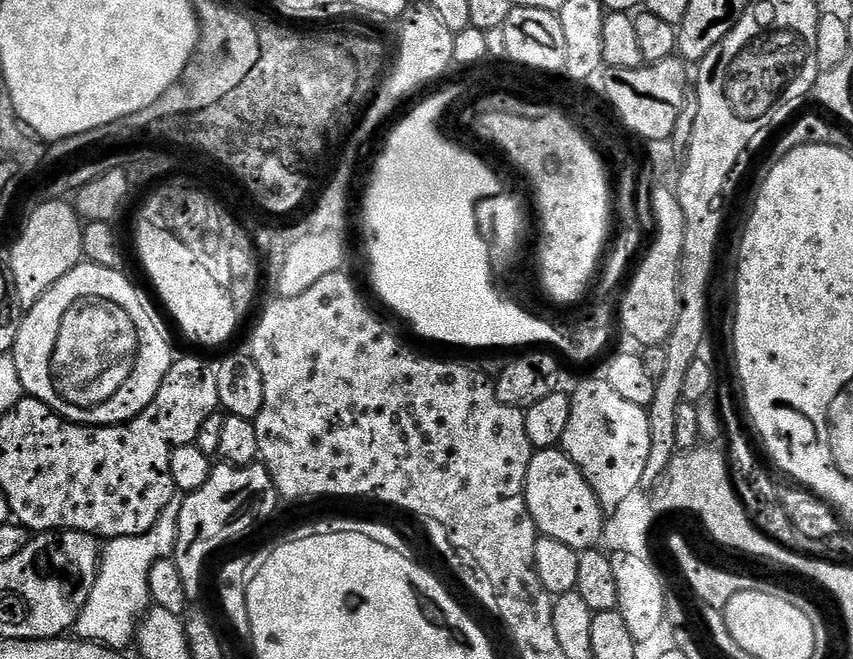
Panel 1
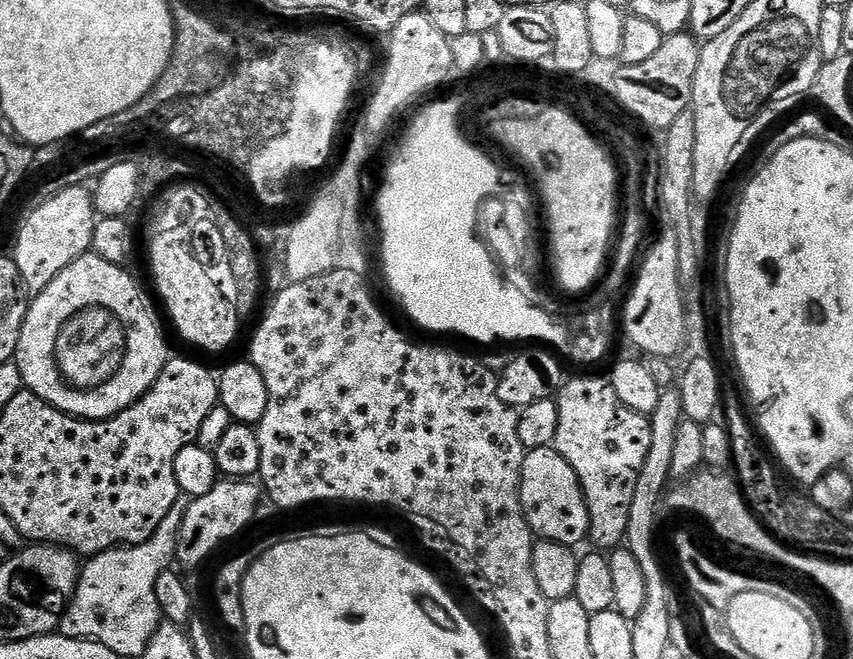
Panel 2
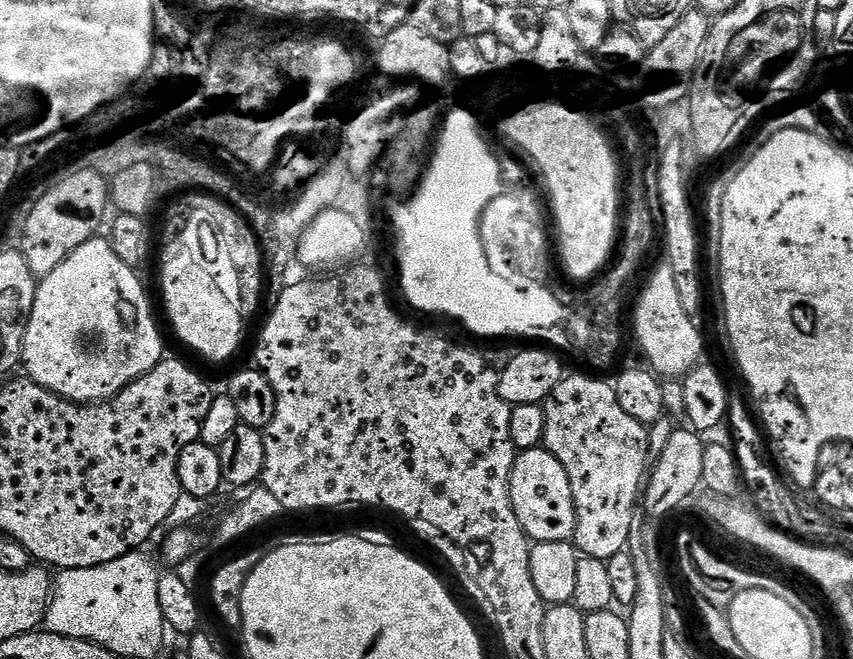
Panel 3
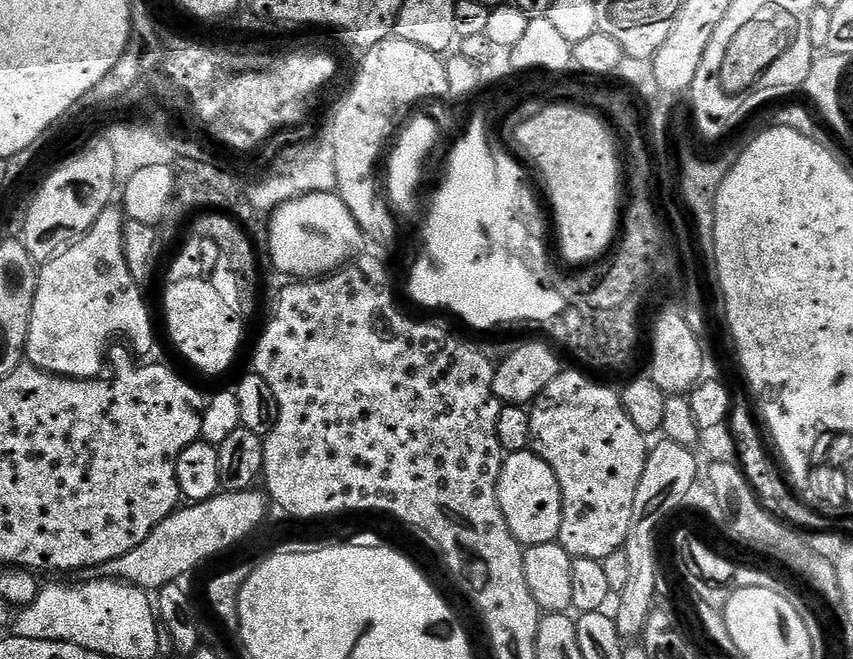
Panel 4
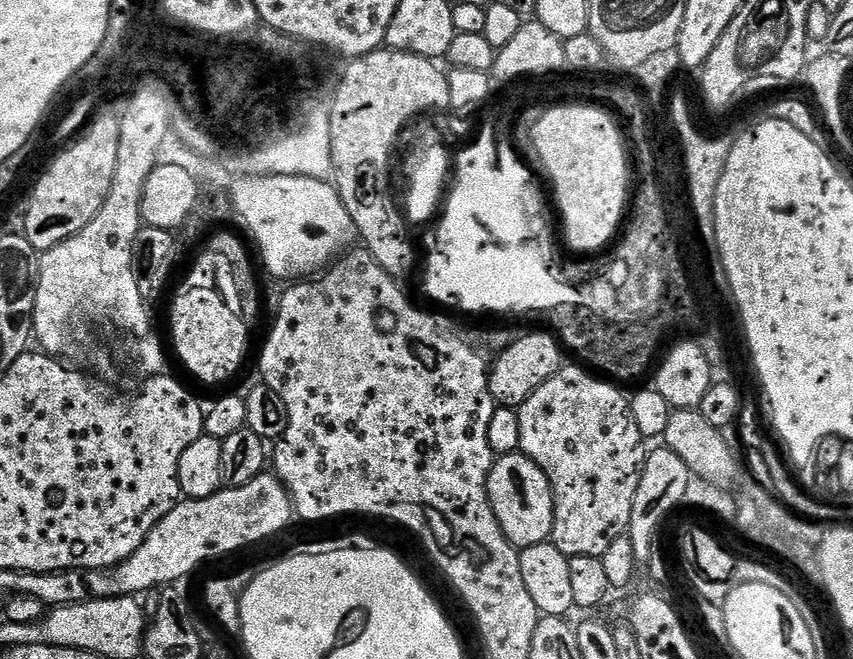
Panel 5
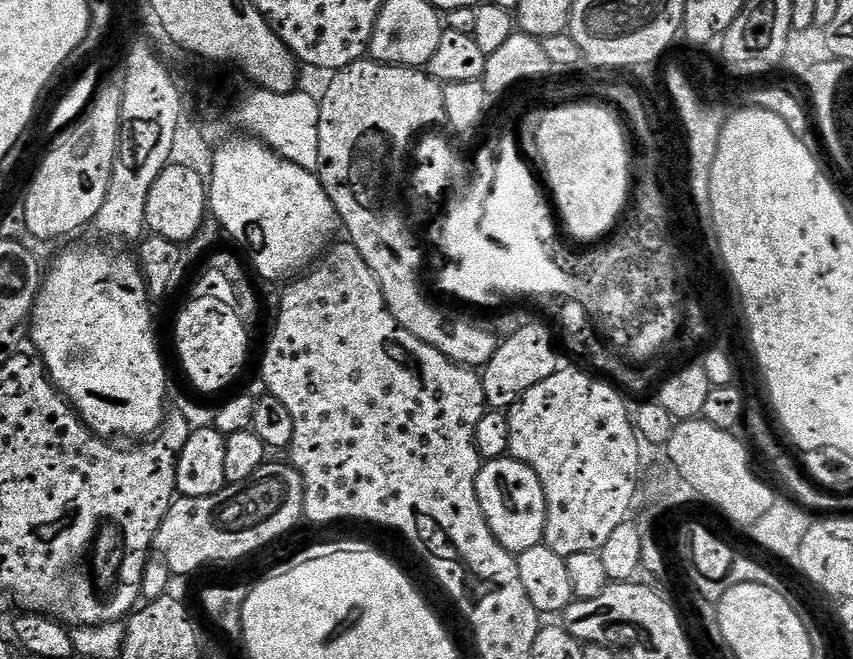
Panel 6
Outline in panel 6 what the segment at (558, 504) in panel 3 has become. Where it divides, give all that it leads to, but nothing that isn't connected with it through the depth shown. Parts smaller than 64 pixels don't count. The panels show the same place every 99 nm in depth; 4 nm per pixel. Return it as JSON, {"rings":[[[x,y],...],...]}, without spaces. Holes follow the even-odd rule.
{"rings":[[[506,455],[501,460],[489,460],[481,463],[480,473],[476,479],[478,490],[478,506],[482,506],[482,514],[498,542],[507,552],[519,554],[522,550],[530,550],[530,546],[538,546],[544,542],[546,526],[546,494],[542,494],[542,482],[530,466],[513,460]]]}

